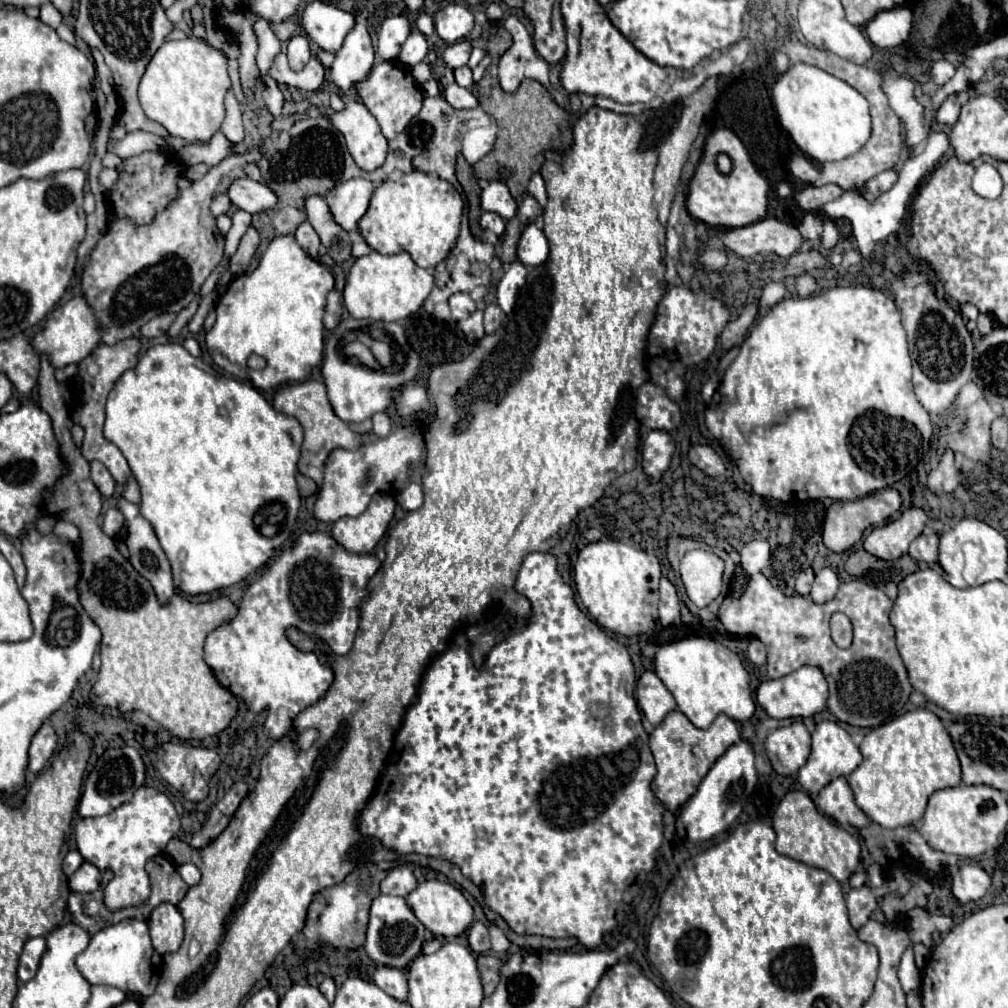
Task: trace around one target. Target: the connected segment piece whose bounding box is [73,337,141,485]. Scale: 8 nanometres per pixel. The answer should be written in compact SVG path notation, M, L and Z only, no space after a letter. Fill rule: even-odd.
M131 337L127 341L121 341L119 345L99 345L89 357L85 357L81 363L79 363L79 377L75 379L77 387L81 389L79 391L79 399L73 407L73 421L79 423L83 429L85 429L85 439L83 439L83 447L81 447L81 453L87 461L103 461L103 465L107 465L109 473L115 477L117 485L125 485L127 483L127 477L131 475L129 471L129 465L123 457L123 453L113 445L109 443L105 437L103 437L103 421L105 421L105 399L109 395L109 391L113 389L115 381L127 371L127 369L133 369L137 365L137 355L139 355L139 349L141 349L141 343L139 339Z

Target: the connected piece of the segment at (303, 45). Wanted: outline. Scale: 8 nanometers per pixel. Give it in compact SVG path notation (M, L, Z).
M293 35L287 41L287 59L289 59L291 69L295 69L295 71L303 69L305 63L309 61L309 57L311 57L311 51L309 51L307 37L305 35Z

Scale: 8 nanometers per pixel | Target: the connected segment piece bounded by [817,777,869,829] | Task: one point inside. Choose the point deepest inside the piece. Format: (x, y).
(836, 800)

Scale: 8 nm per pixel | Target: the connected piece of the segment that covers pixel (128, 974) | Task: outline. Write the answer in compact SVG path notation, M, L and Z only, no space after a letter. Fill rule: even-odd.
M125 919L111 925L91 937L89 947L77 957L77 969L91 985L111 985L123 989L125 993L139 993L143 997L153 995L157 987L157 973L151 969L151 959L155 949L149 939L149 929L145 921Z

